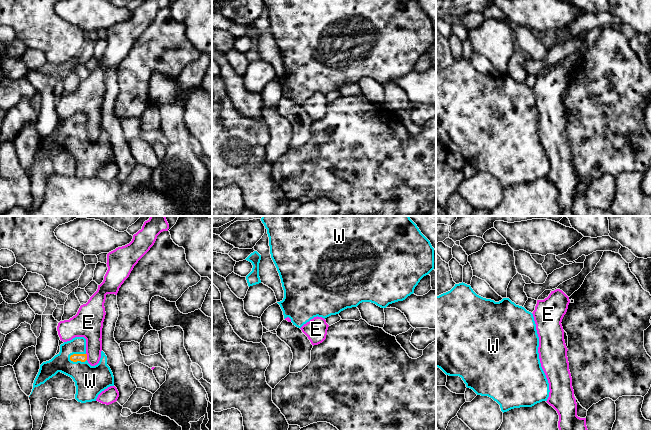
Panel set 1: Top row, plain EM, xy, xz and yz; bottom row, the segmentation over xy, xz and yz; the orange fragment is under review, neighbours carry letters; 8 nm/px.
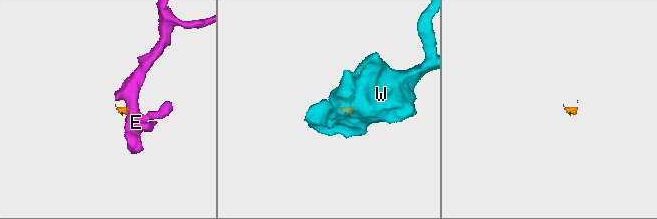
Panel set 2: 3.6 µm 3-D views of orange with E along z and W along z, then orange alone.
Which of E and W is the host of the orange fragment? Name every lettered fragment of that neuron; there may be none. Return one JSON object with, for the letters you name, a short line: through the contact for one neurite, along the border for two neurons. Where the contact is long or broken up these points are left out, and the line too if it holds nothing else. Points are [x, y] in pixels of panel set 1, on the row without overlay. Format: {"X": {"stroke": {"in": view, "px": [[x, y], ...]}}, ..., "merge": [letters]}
{"merge": ["W"]}

